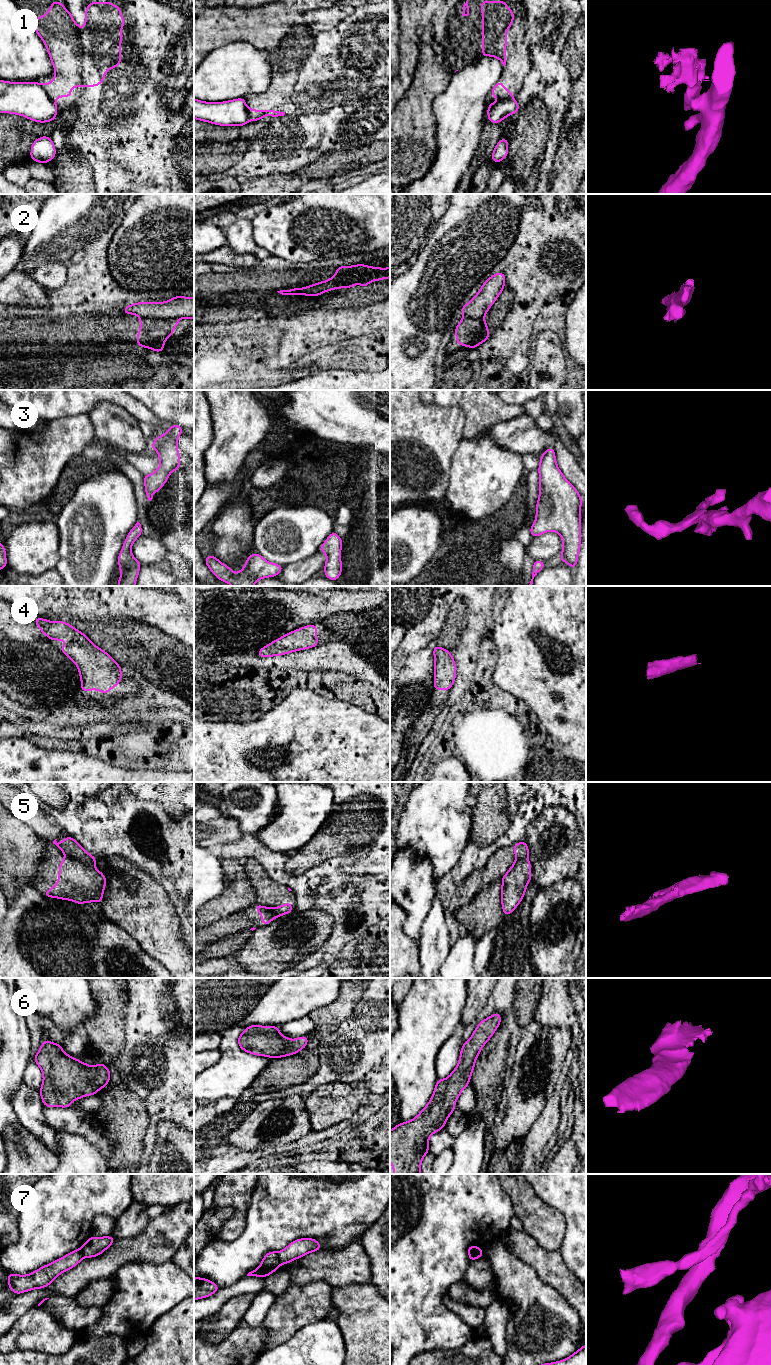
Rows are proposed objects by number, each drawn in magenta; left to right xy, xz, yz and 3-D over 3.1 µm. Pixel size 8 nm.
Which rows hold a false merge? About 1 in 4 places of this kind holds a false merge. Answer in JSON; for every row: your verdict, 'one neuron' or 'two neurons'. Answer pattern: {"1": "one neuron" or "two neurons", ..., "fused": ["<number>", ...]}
{"1": "two neurons", "2": "two neurons", "3": "one neuron", "4": "one neuron", "5": "two neurons", "6": "one neuron", "7": "two neurons", "fused": ["1", "2", "5", "7"]}

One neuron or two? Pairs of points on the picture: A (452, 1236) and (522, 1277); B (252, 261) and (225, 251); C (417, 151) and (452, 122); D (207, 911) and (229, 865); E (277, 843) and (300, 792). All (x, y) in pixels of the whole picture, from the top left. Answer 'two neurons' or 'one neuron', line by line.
A: two neurons
B: one neuron
C: two neurons
D: one neuron
E: one neuron

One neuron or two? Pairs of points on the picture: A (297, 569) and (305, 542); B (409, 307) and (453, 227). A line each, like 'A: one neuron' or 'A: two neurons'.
A: two neurons
B: one neuron

